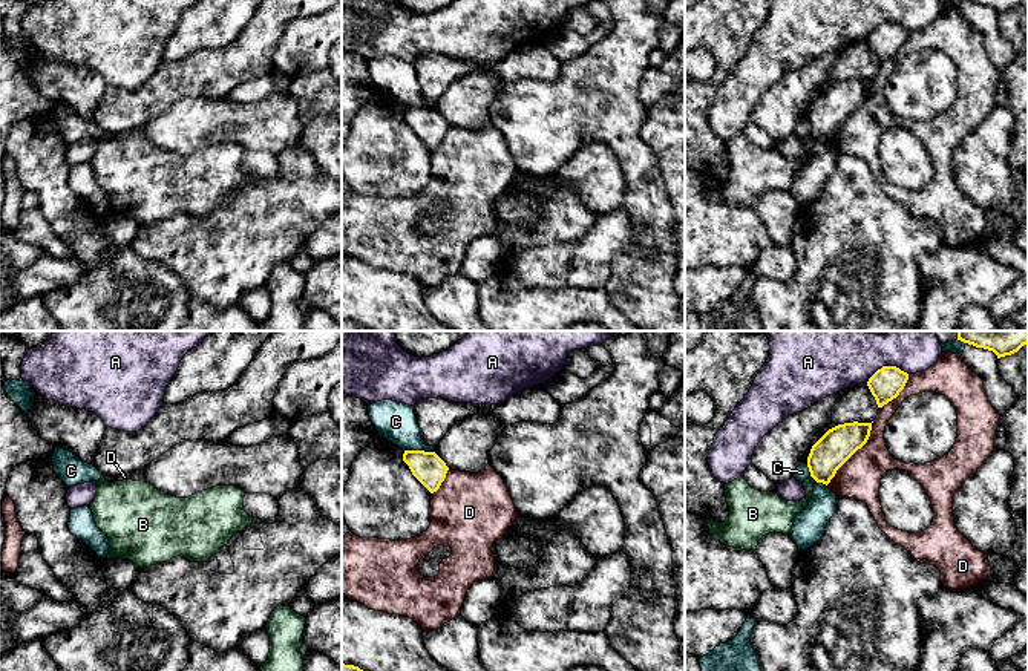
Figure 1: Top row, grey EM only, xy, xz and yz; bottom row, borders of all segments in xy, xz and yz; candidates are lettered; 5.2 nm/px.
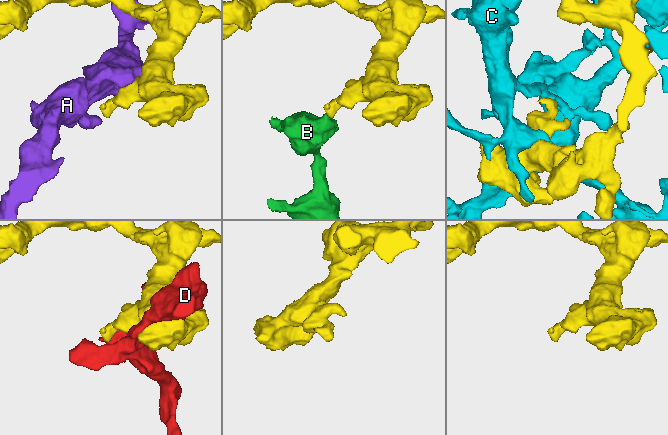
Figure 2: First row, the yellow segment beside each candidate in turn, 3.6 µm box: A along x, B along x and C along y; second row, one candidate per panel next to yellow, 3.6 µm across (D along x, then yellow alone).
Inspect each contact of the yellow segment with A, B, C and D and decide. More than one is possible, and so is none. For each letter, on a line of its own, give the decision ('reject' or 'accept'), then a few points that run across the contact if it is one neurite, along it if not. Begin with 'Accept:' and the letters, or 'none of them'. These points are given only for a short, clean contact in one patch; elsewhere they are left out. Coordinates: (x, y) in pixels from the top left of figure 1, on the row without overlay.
Accept: none of them
A: reject
B: reject; line yz (811, 132), (815, 137)
C: reject
D: reject

